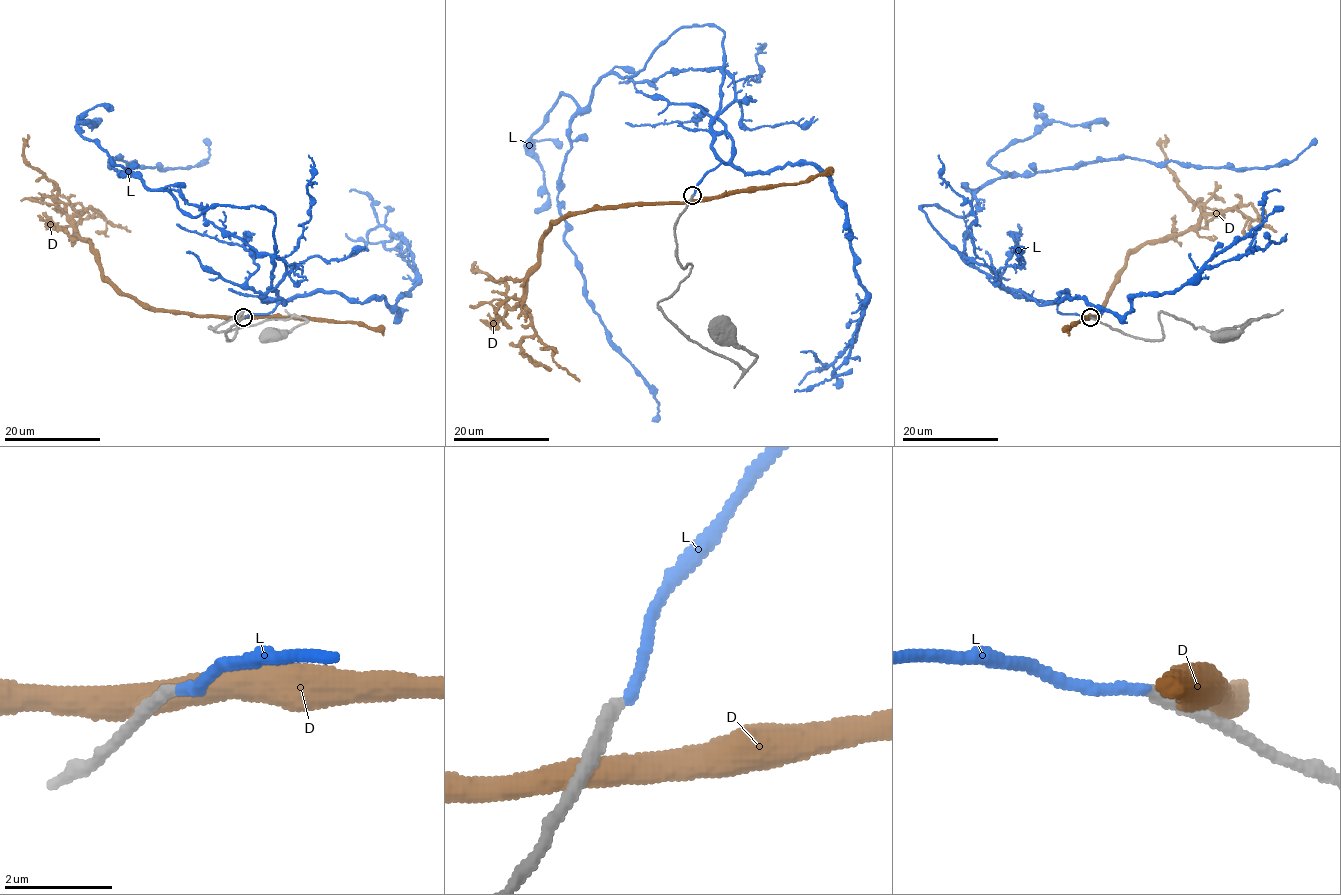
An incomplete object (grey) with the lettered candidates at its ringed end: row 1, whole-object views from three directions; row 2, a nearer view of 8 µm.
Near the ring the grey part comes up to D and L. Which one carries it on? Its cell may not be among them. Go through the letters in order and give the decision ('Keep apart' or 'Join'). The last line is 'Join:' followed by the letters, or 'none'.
D: Keep apart
L: Keep apart
Join: none

